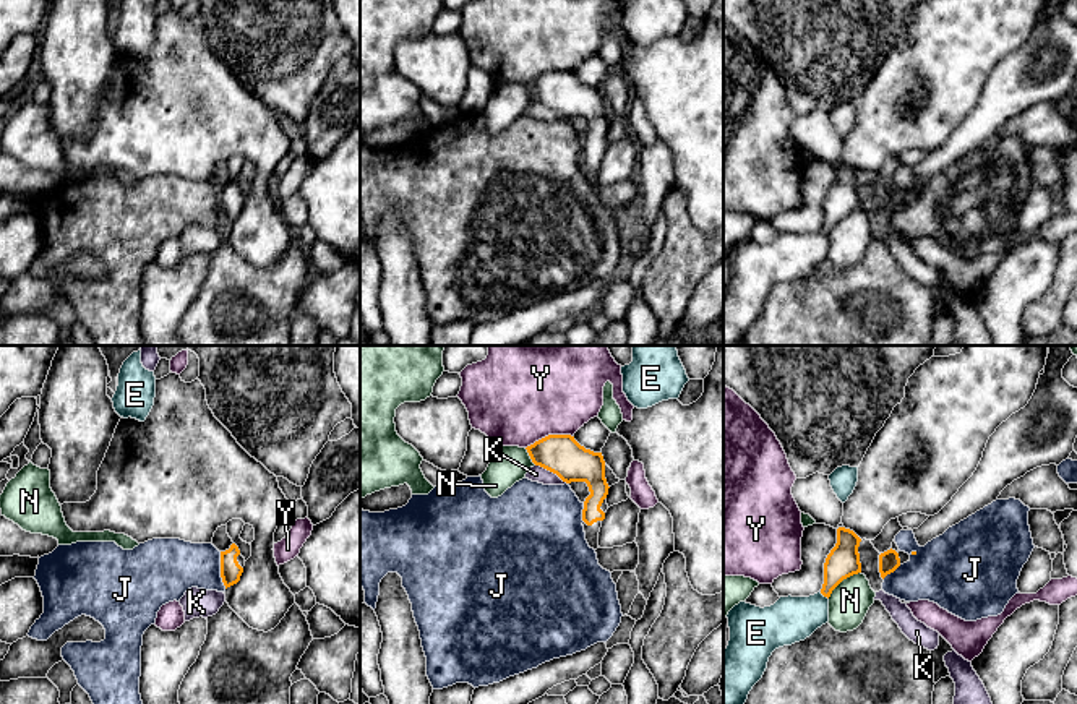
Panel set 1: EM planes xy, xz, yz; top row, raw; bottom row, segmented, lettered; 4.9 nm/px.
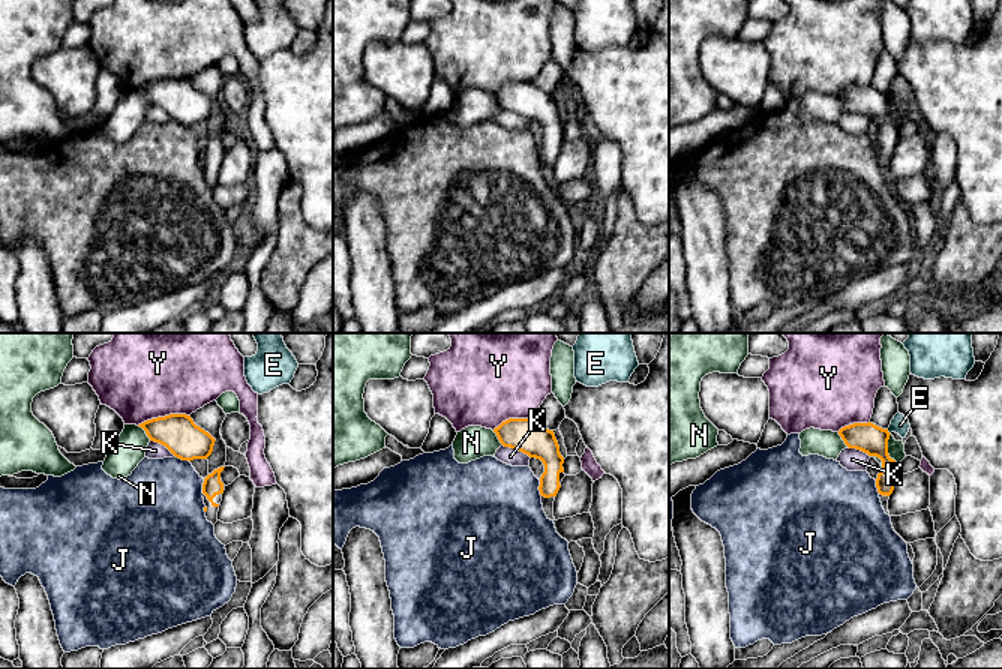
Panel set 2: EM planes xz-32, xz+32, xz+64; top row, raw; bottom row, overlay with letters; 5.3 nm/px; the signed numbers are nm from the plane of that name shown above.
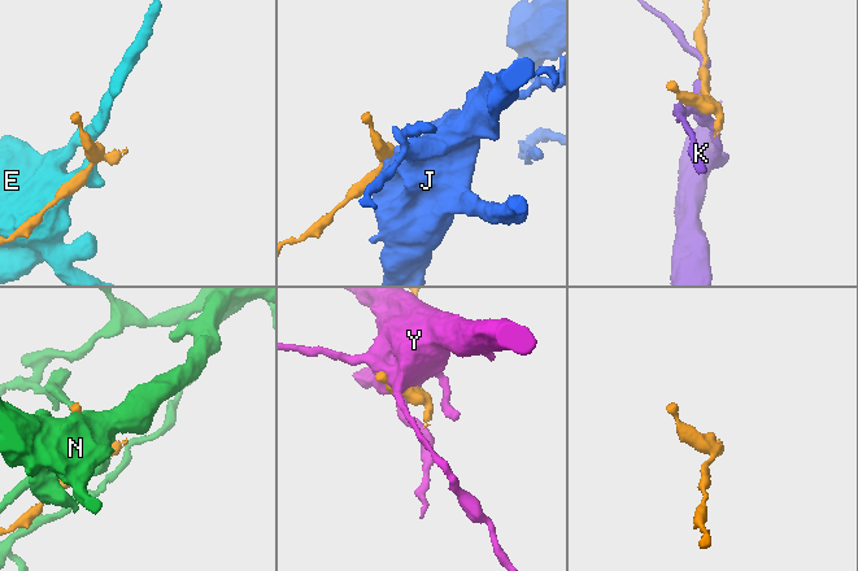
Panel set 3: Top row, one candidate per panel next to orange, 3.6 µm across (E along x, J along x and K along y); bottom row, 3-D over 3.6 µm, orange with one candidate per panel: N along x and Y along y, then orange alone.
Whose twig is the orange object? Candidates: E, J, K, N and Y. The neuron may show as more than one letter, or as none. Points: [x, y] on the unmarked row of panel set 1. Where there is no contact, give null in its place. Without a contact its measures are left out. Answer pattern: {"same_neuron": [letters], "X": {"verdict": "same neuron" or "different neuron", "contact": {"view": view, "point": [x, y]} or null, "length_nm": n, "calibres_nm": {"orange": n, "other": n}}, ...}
{"same_neuron": [], "E": {"verdict": "different neuron", "contact": {"view": "yz", "point": [824, 232]}, "length_nm": 60, "calibres_nm": {"orange": 160, "other": 220}}, "J": {"verdict": "different neuron", "contact": {"view": "xy", "point": [221, 206]}, "length_nm": 190, "calibres_nm": {"orange": 110, "other": 280}}, "K": {"verdict": "different neuron", "contact": {"view": "xz", "point": [552, 107]}, "length_nm": 180, "calibres_nm": {"orange": 200, "other": 80}}, "N": {"verdict": "different neuron", "contact": {"view": "yz", "point": [842, 216]}, "length_nm": 220, "calibres_nm": {"orange": 160, "other": 200}}, "Y": {"verdict": "different neuron", "contact": {"view": "xz", "point": [549, 72]}, "length_nm": 240, "calibres_nm": {"orange": 200, "other": 420}}}

